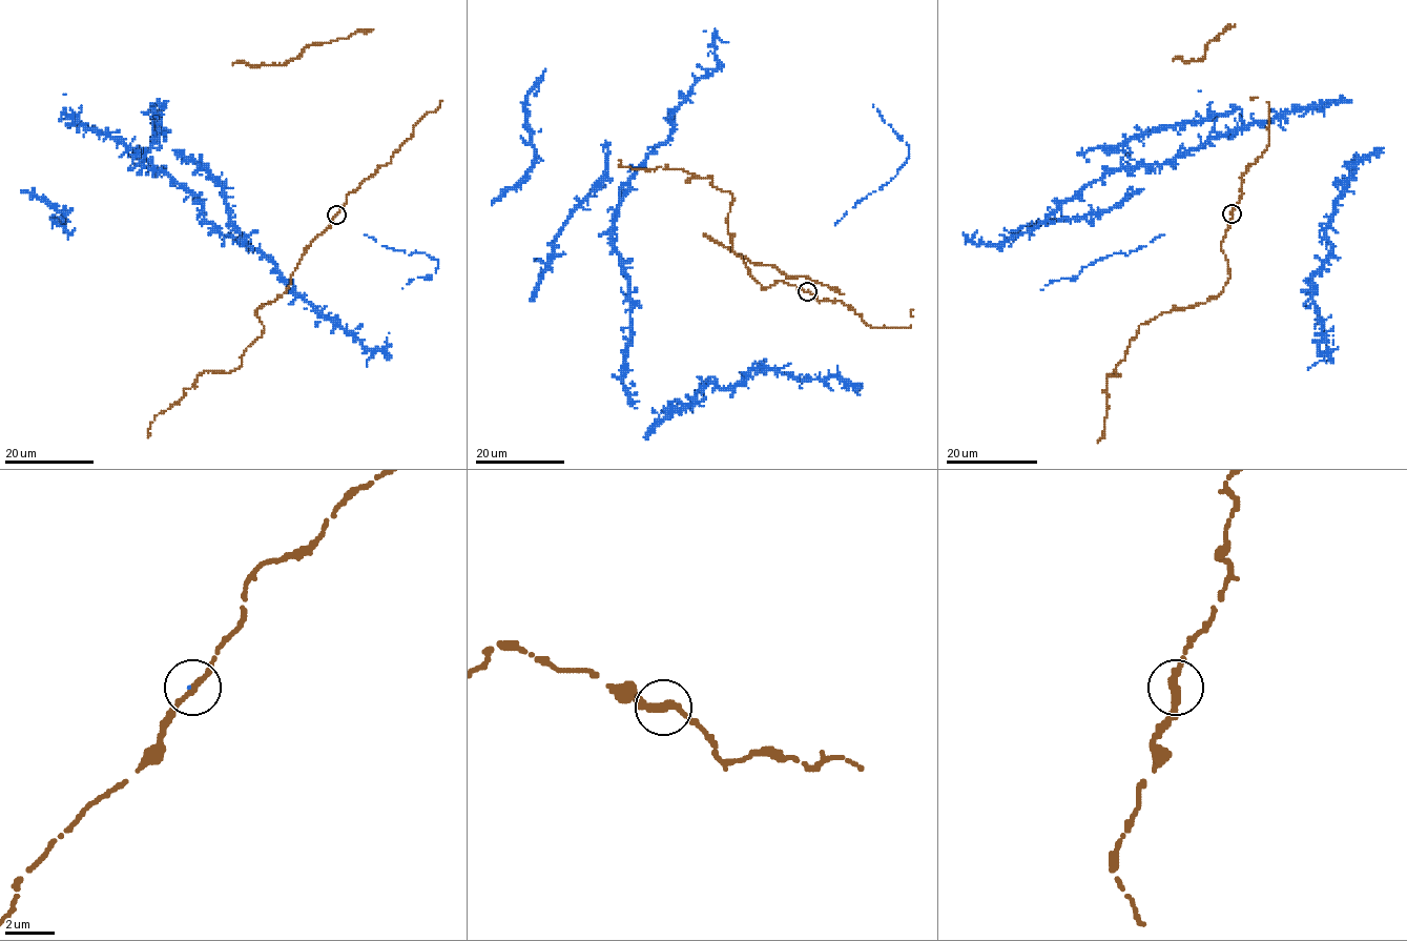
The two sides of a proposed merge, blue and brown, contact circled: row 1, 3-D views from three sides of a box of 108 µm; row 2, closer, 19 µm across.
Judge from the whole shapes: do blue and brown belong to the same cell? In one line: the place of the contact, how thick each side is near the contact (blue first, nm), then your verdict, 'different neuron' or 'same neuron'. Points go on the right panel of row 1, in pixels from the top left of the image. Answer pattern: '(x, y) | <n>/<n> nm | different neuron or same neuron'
(1232, 213) | 70/300 nm | different neuron

